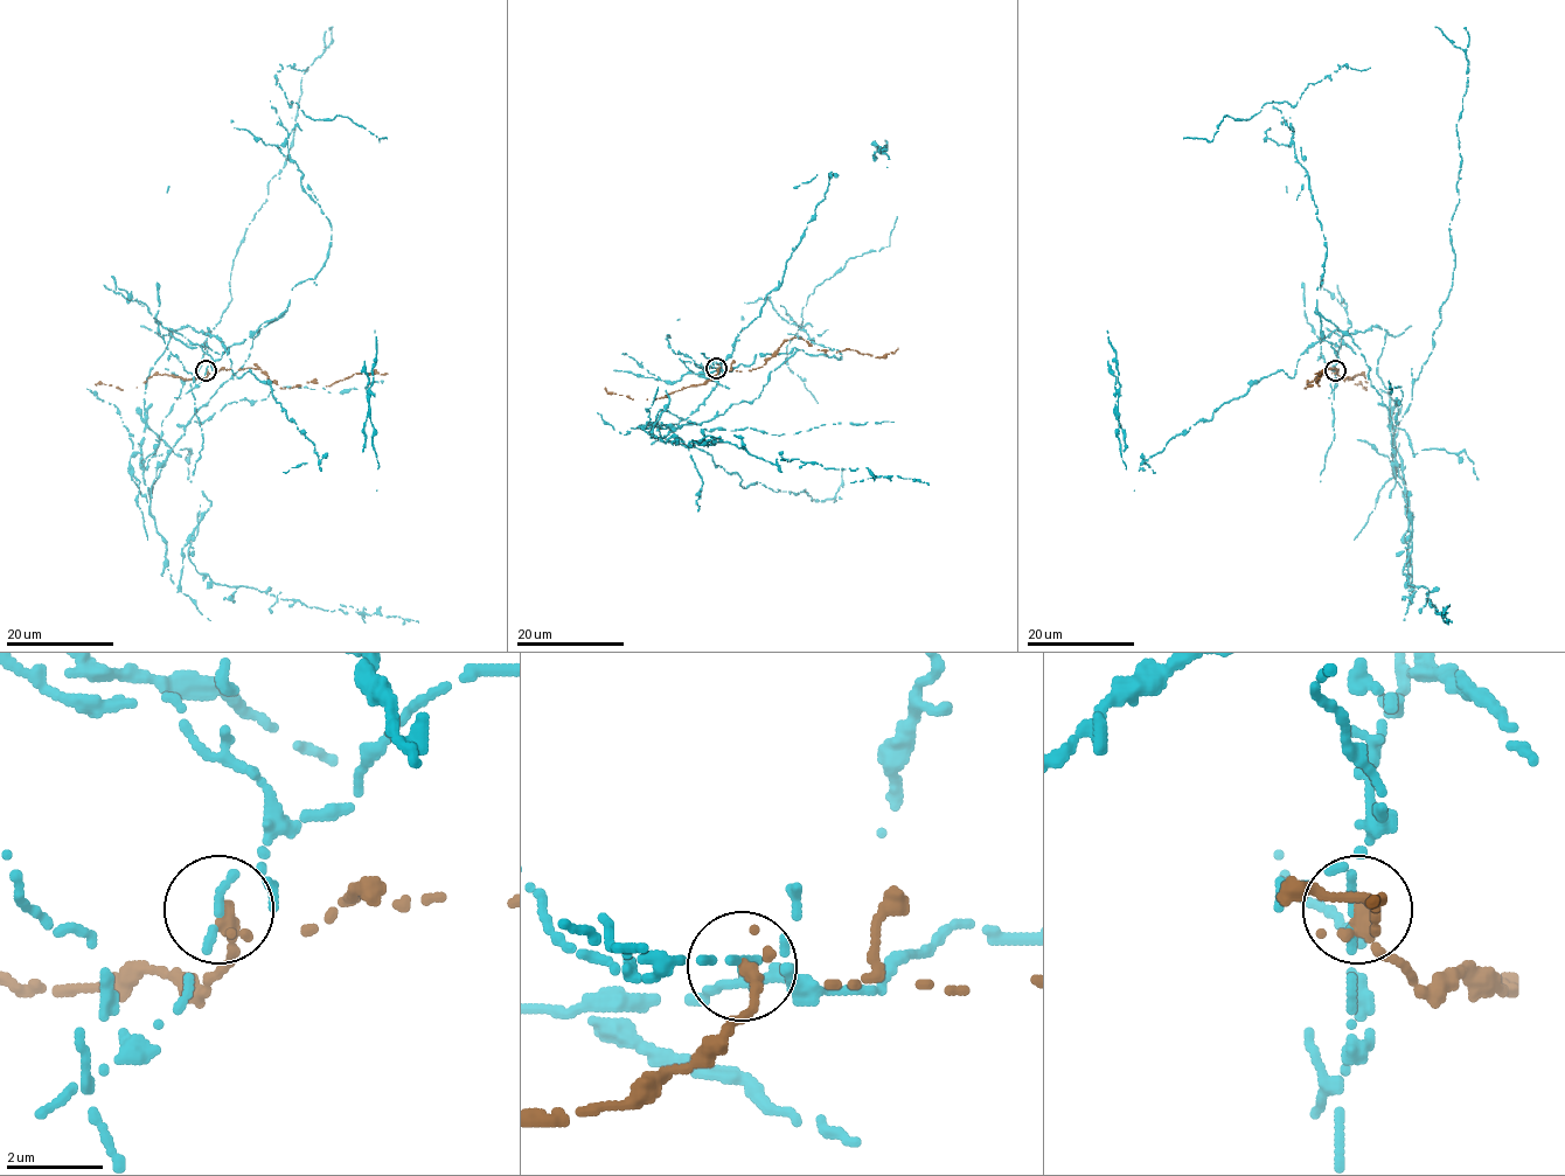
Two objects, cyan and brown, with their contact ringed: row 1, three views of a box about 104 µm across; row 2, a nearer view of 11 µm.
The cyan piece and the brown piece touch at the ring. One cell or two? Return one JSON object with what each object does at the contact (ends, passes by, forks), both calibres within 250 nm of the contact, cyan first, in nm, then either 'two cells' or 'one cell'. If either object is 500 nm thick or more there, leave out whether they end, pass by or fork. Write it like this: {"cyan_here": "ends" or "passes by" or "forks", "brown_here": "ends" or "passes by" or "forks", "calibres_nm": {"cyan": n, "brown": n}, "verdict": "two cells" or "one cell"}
{"cyan_here": "ends", "brown_here": "ends", "calibres_nm": {"cyan": 200, "brown": 320}, "verdict": "two cells"}

